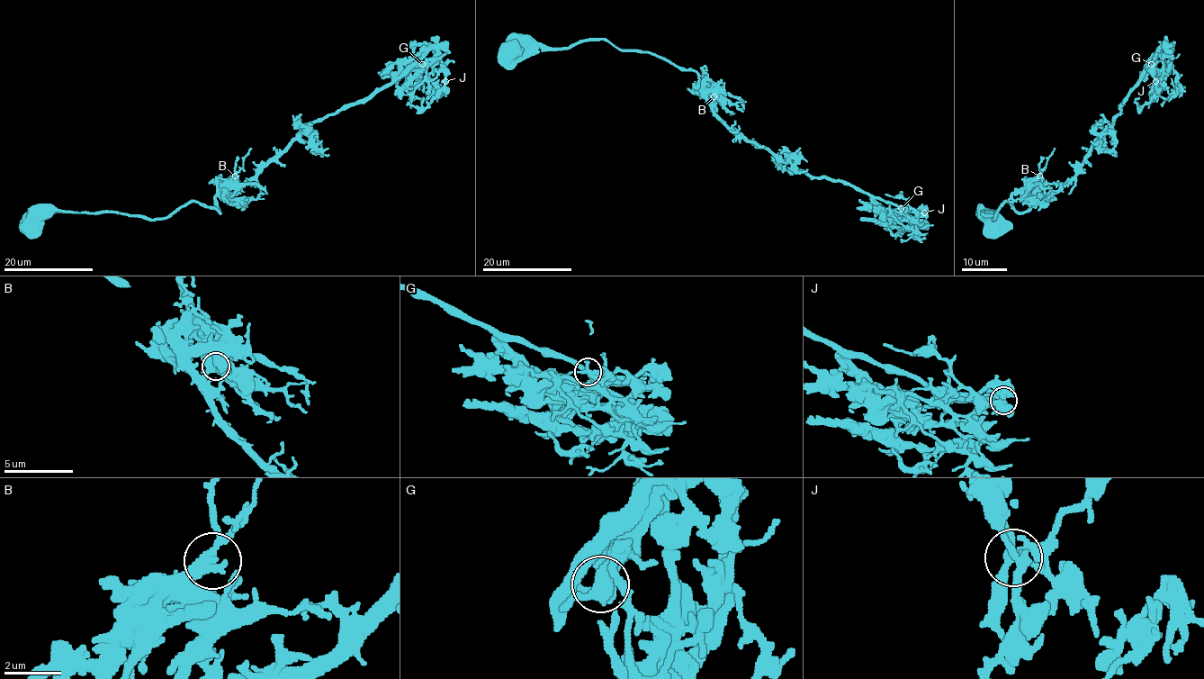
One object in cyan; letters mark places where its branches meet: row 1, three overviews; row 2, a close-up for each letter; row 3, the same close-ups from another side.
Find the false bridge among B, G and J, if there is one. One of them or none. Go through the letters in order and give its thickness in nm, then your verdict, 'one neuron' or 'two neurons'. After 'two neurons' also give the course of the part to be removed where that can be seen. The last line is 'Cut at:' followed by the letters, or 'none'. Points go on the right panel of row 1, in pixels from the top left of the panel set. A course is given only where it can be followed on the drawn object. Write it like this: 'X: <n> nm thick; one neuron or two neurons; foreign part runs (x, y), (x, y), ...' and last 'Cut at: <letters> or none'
B: 340 nm thick; one neuron
G: 400 nm thick; one neuron
J: 320 nm thick; one neuron
Cut at: none

